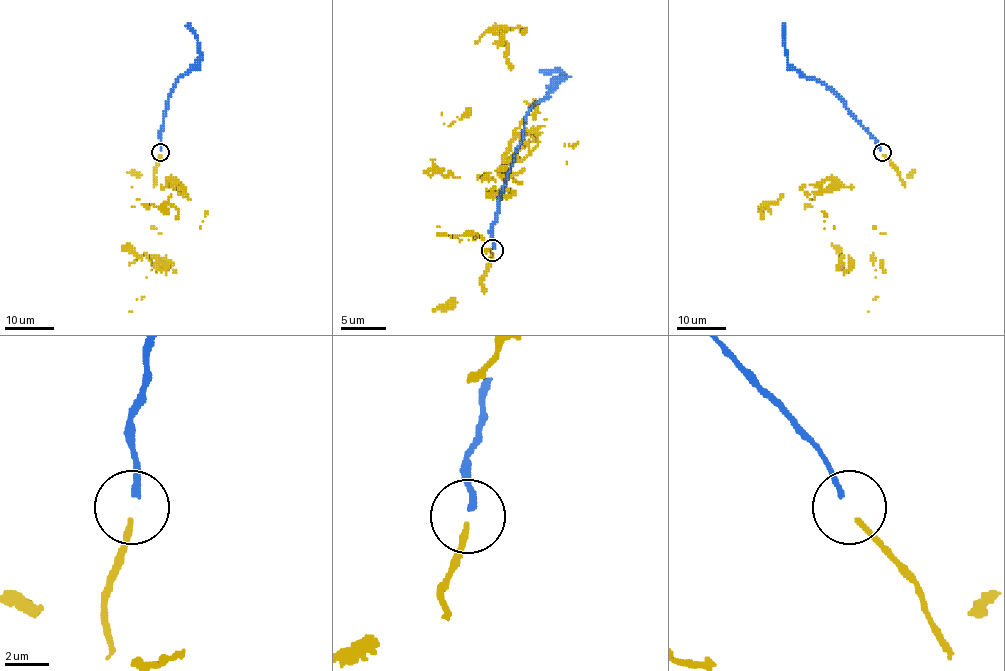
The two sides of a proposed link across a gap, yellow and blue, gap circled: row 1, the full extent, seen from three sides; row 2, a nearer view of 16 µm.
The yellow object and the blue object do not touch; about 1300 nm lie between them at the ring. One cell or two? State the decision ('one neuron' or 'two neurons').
one neuron

